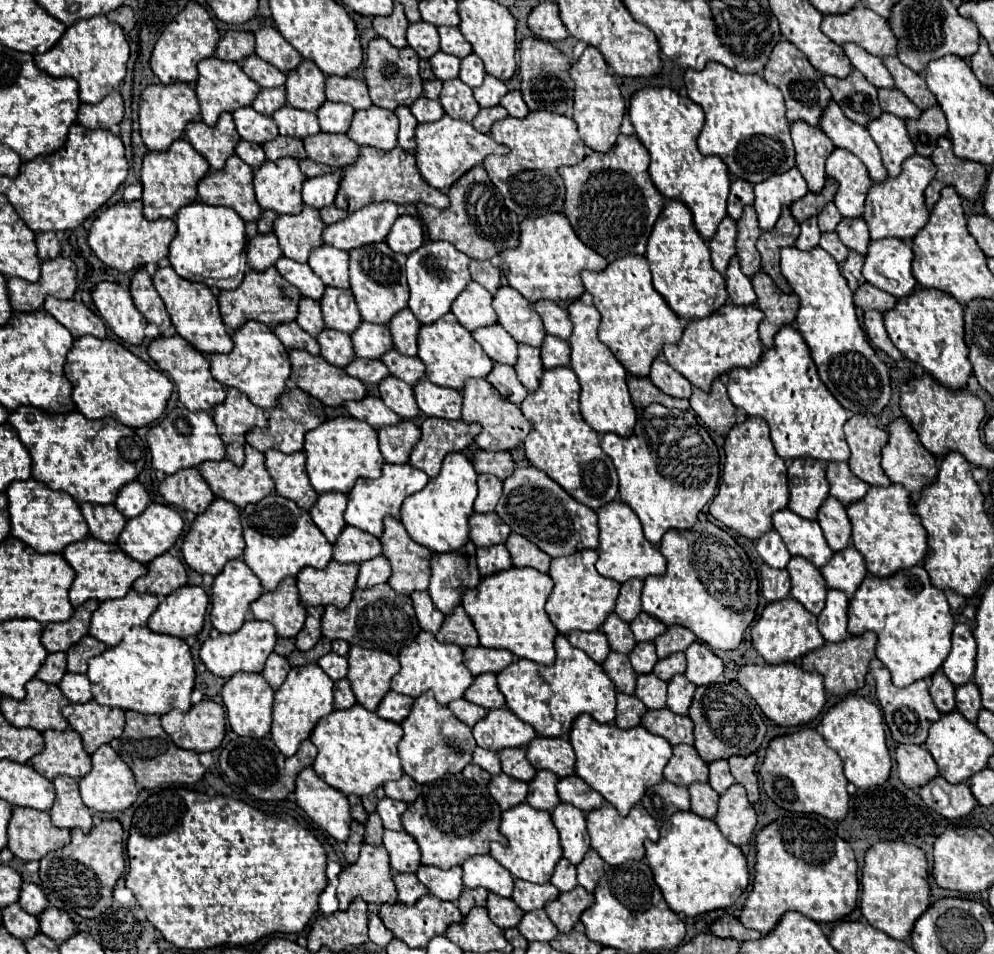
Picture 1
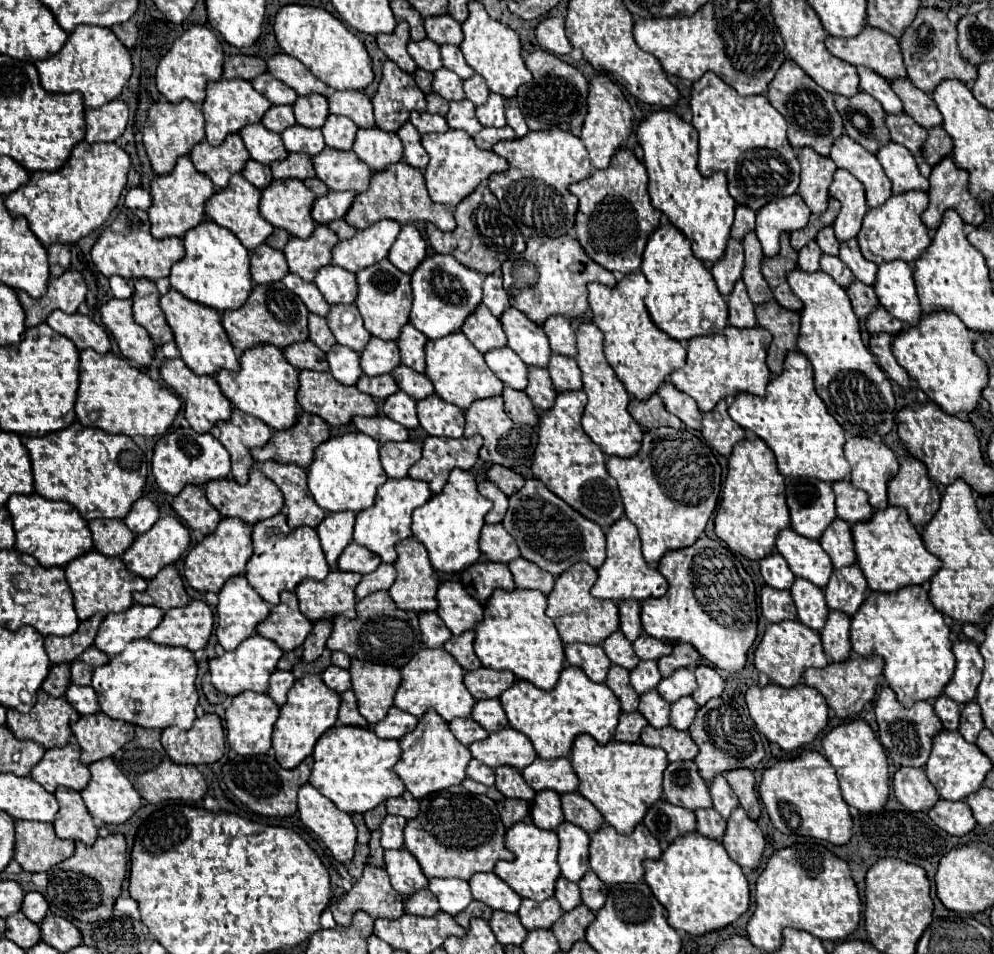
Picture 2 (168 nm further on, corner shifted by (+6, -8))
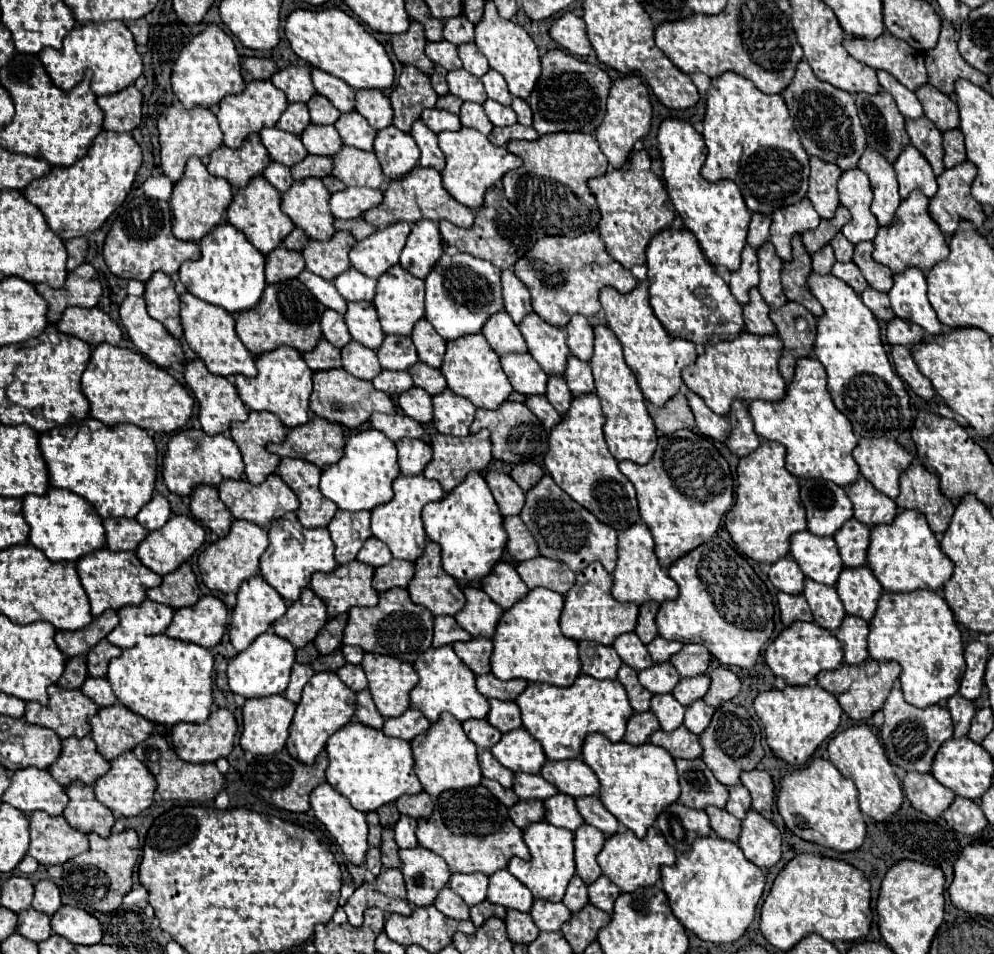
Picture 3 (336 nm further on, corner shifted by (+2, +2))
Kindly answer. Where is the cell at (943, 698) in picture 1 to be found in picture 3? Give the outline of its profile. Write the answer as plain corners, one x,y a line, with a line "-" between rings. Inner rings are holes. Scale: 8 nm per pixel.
952,695
948,701
946,701
946,707
952,715
952,721
954,721
954,737
964,737
968,735
968,729
970,729
970,719
976,711
974,703
964,699
962,695

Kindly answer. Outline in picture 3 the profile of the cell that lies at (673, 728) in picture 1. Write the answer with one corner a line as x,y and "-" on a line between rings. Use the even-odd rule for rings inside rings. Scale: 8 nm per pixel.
680,725
674,731
664,731
658,729
650,735
650,743
660,745
664,749
668,749
668,753
678,759
696,759
702,755
702,745
698,743
698,735
690,733
684,725

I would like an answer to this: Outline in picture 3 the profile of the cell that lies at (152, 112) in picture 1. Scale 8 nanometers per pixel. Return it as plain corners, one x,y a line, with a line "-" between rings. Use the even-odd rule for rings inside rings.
174,103
166,107
166,111
158,117
156,127
158,127
158,143
160,143
160,165
164,175
168,175
172,181
178,181
182,177
184,165
190,155
202,159
222,143
222,131
218,127
216,115
202,105
186,109
180,103

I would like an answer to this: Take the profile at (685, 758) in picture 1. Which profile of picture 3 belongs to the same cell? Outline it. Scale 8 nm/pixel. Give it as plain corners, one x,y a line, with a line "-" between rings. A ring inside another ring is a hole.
676,759
680,779
680,803
692,809
704,809
708,805
724,807
728,801
726,785
710,773
702,759

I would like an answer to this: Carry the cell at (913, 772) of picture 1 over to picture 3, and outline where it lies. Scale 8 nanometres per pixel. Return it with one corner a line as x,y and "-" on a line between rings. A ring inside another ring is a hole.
908,771
902,779
902,789
914,809
938,819
942,811
954,801
954,793
940,785
930,773

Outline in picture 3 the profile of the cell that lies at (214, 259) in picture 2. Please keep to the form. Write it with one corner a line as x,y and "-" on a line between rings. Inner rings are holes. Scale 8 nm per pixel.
230,223
216,225
200,239
202,255
196,261
184,261
178,277
182,285
198,299
224,307
228,313
240,313
254,307
266,287
264,255
246,239
246,235

